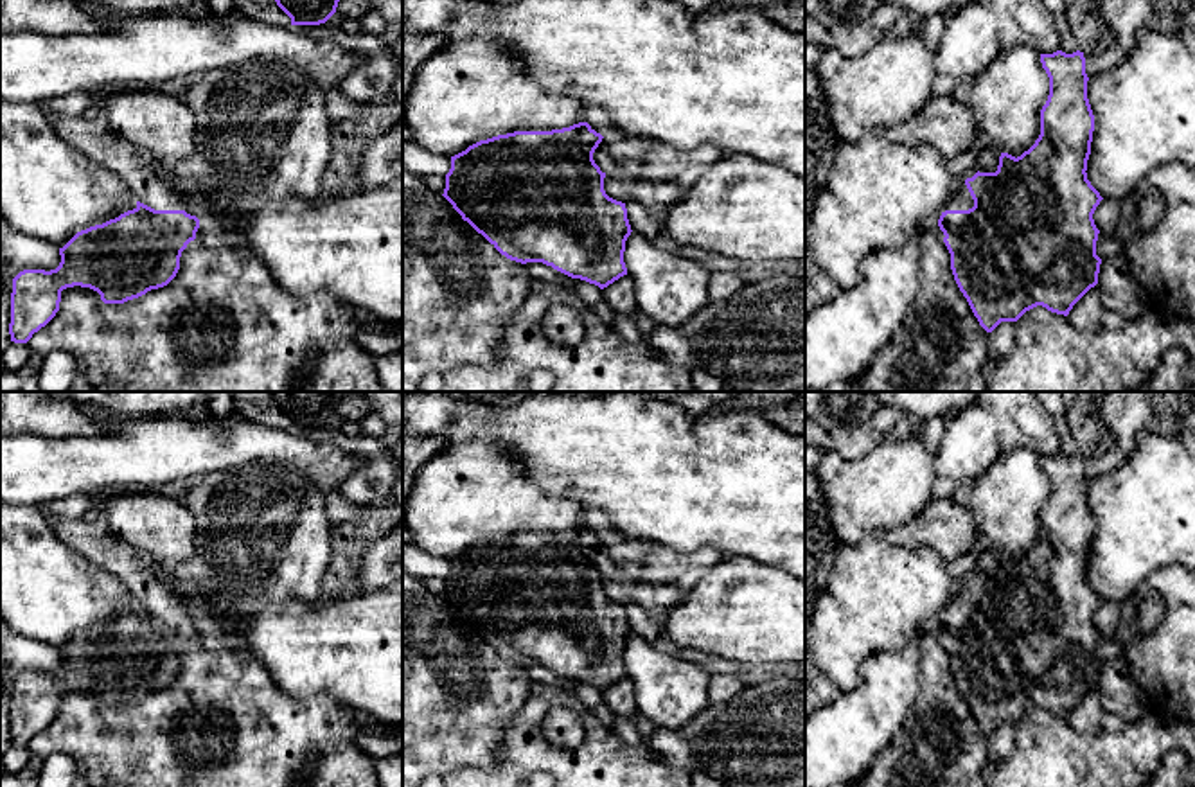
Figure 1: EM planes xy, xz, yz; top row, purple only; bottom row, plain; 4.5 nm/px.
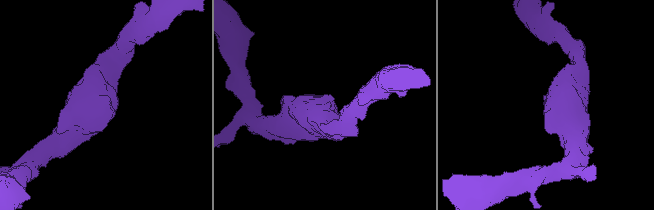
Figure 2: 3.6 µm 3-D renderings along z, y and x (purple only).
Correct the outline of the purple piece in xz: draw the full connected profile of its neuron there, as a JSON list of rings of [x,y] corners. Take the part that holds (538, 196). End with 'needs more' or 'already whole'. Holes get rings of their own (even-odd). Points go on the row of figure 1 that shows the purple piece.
[[[579,122],[480,140],[451,156],[442,196],[507,259],[543,262],[604,289],[627,275],[624,252],[633,230],[625,203],[606,194],[606,172],[593,160],[602,138],[588,122]]] | already whole

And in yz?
[[[1084,52],[1040,54],[1049,77],[1049,95],[1040,110],[1040,135],[1021,156],[1001,153],[996,172],[965,180],[974,199],[969,210],[945,210],[938,219],[951,253],[954,280],[979,325],[992,332],[1001,322],[1017,322],[1042,305],[1067,316],[1073,305],[1098,284],[1100,230],[1093,214],[1103,199],[1087,180],[1094,115],[1087,99]]] | already whole

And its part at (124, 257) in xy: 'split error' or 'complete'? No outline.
complete

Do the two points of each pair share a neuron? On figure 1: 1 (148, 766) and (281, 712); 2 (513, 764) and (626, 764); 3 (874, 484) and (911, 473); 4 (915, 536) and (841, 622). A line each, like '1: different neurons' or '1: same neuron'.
1: same neuron
2: same neuron
3: same neuron
4: different neurons

